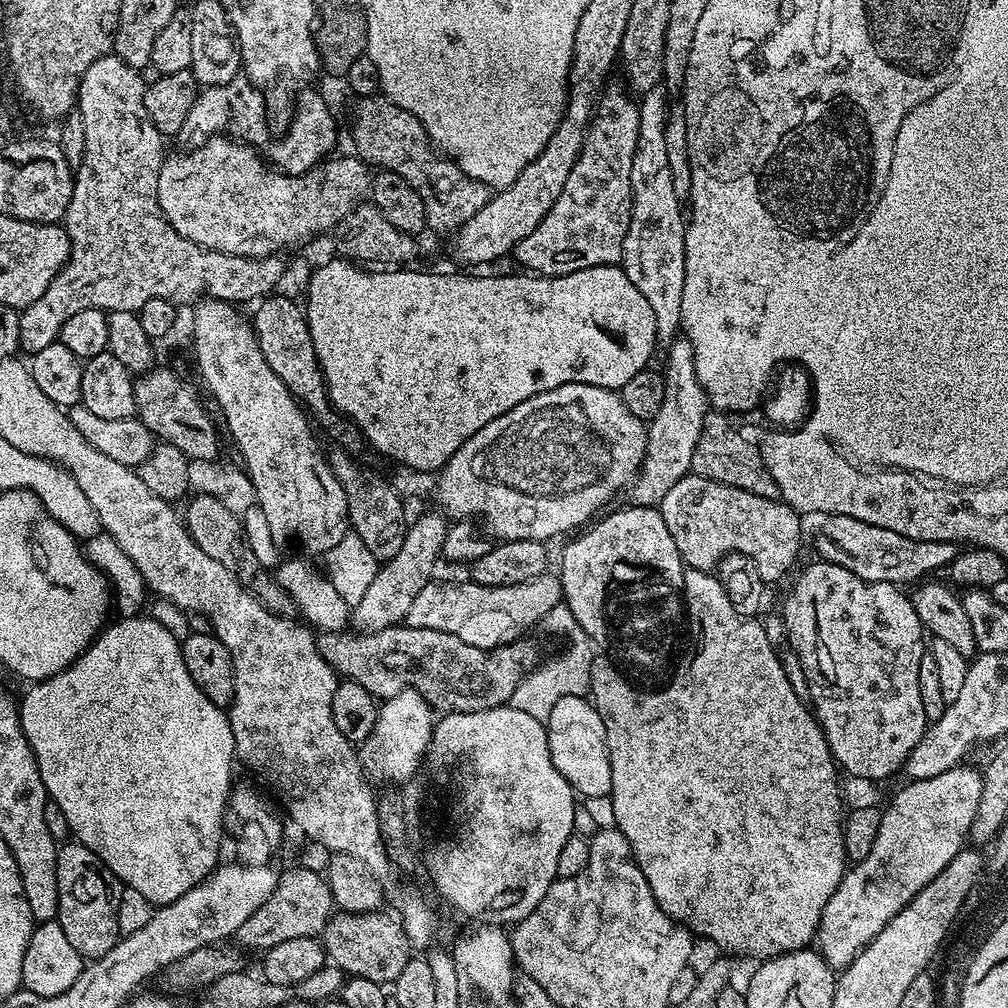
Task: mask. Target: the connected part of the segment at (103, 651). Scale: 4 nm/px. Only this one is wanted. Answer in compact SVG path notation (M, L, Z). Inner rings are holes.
M139 614L132 617L120 618L117 619L117 624L109 623L107 627L101 631L100 635L92 641L91 647L89 647L79 659L75 660L69 668L50 677L49 680L33 683L31 687L29 687L32 689L25 694L24 701L22 699L19 701L18 707L20 709L20 725L26 734L26 738L30 742L32 753L38 757L42 782L48 791L48 799L51 803L62 806L62 814L66 814L69 833L71 833L79 843L86 845L89 852L95 854L96 859L102 861L104 867L112 871L113 877L115 877L123 887L138 890L138 894L144 895L145 898L150 898L150 902L153 906L159 906L161 904L170 904L182 898L186 893L192 891L193 888L199 886L202 881L208 879L208 876L211 875L217 867L218 861L221 859L221 857L219 858L220 839L225 839L226 836L224 812L228 805L229 792L231 792L234 787L232 764L234 765L234 761L236 760L236 743L234 742L234 734L230 730L227 711L223 708L219 708L214 702L210 702L210 698L206 698L206 694L202 694L202 690L198 690L198 682L194 682L194 678L190 678L190 670L186 670L186 662L182 662L181 641L178 639L178 636L176 640L175 634L172 633L162 621L151 620L151 618L146 615L147 614Z

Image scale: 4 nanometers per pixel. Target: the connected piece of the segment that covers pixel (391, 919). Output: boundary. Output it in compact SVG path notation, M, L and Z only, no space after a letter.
M379 910L367 914L341 911L333 915L322 933L324 955L349 977L370 978L370 982L391 985L413 959L412 943L406 938L404 925L395 915Z

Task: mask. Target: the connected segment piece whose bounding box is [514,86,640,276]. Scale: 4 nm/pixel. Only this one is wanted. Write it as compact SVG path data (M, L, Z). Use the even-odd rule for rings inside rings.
M605 87L601 91L588 124L588 133L584 135L582 148L574 162L574 170L570 170L570 178L566 178L566 186L562 186L558 202L554 202L554 206L550 206L550 214L546 214L546 218L542 218L542 222L538 222L538 226L534 226L534 230L530 230L522 242L518 242L514 259L524 267L521 269L529 273L537 276L565 276L590 266L620 264L622 242L626 242L626 230L630 226L632 213L630 170L634 166L634 150L638 142L640 105L623 87L612 87Z

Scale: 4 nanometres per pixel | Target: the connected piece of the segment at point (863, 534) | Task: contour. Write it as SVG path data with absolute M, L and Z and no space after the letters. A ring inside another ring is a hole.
M829 515L825 520L828 521L816 532L819 559L842 566L866 582L915 585L931 577L928 576L931 572L936 572L939 568L940 571L947 569L958 555L957 545L950 542L922 542L918 538L906 538L906 534L886 530L886 526L870 526L870 522L853 516Z

